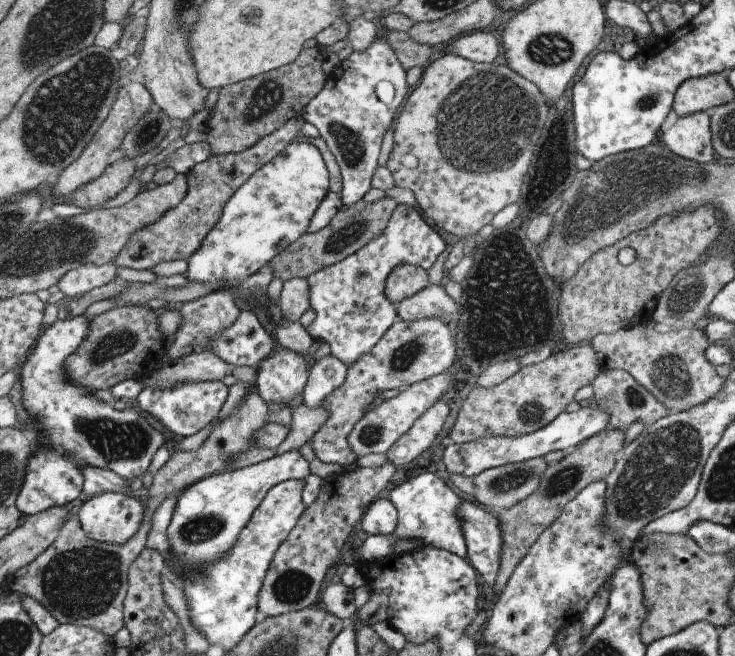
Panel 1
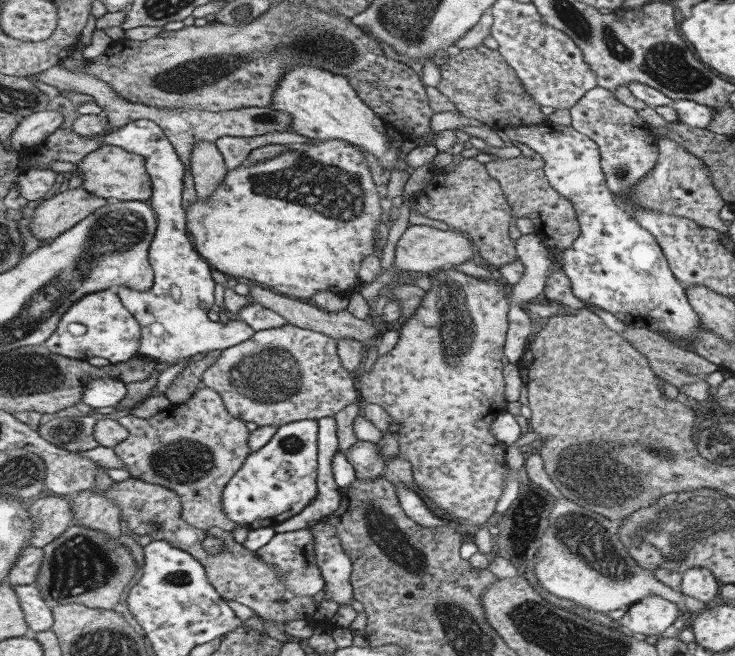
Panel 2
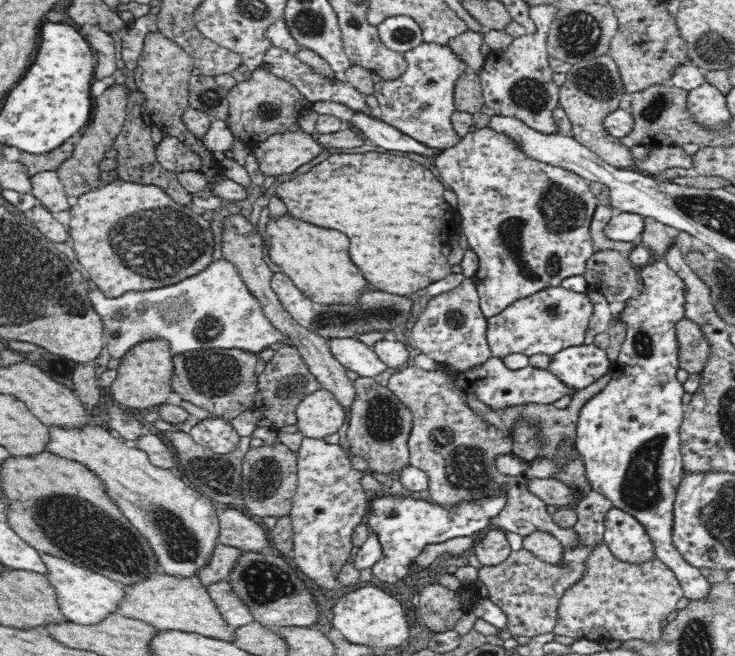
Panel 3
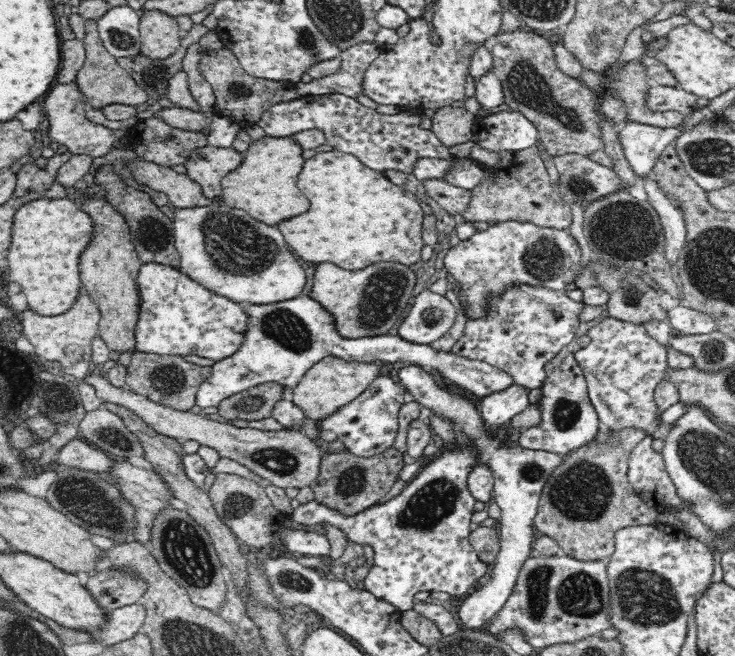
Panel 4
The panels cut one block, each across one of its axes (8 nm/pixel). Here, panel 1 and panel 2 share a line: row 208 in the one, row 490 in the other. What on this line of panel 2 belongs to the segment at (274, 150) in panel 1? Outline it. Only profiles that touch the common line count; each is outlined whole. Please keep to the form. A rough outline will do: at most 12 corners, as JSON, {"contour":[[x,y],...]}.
{"contour":[[200,386],[116,421],[130,478],[173,490],[195,528],[243,527],[223,487],[251,452],[245,422]]}

